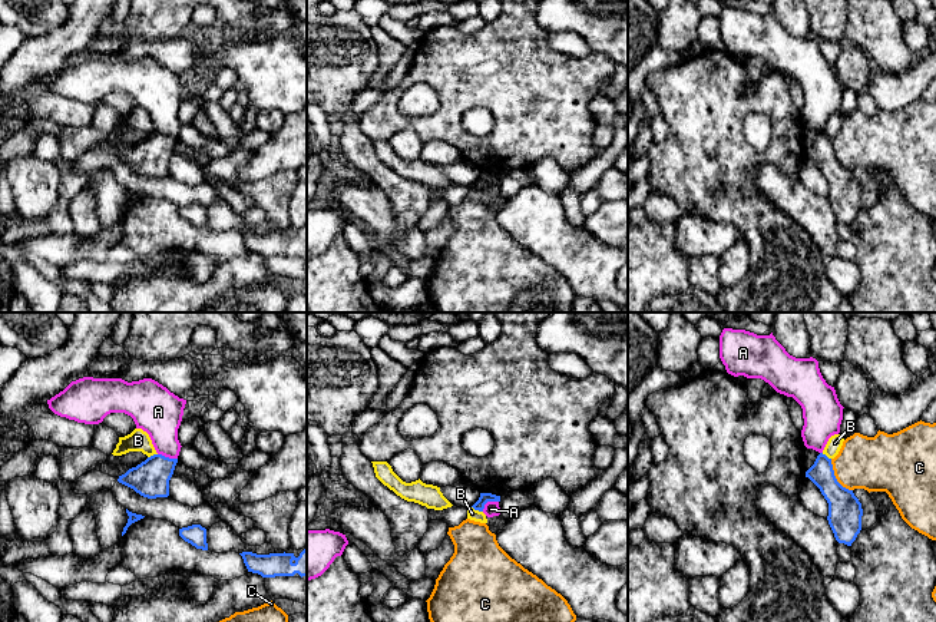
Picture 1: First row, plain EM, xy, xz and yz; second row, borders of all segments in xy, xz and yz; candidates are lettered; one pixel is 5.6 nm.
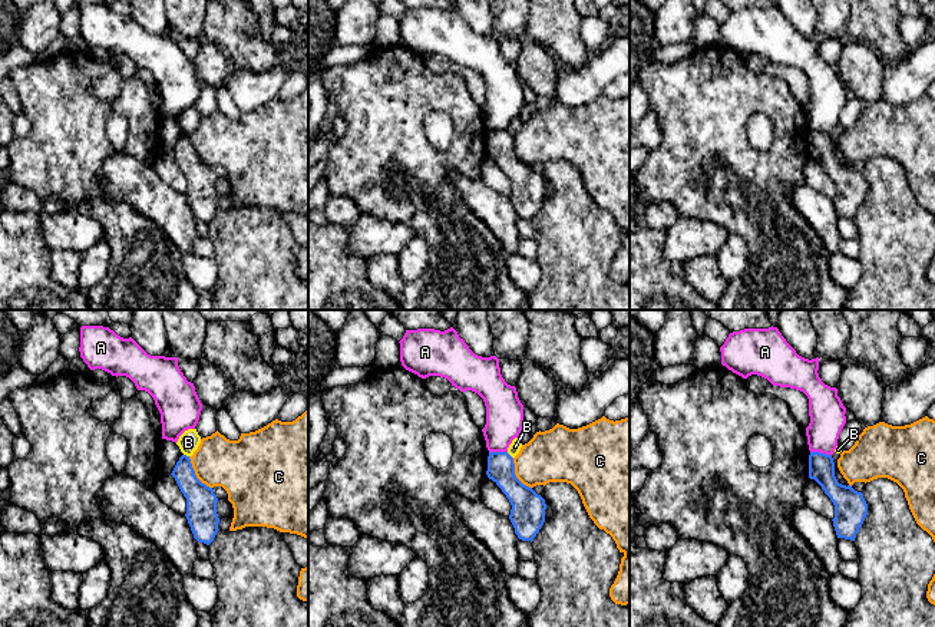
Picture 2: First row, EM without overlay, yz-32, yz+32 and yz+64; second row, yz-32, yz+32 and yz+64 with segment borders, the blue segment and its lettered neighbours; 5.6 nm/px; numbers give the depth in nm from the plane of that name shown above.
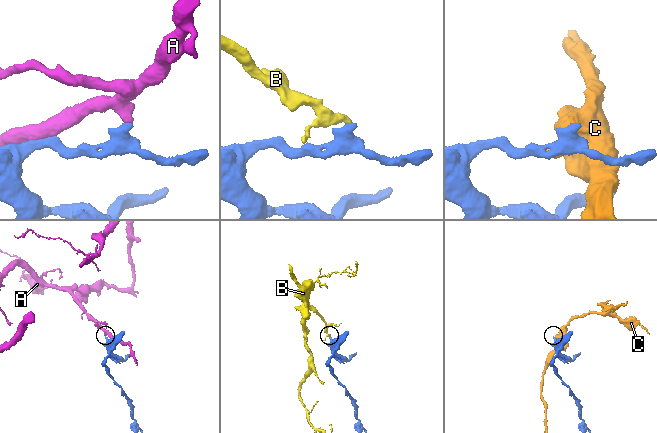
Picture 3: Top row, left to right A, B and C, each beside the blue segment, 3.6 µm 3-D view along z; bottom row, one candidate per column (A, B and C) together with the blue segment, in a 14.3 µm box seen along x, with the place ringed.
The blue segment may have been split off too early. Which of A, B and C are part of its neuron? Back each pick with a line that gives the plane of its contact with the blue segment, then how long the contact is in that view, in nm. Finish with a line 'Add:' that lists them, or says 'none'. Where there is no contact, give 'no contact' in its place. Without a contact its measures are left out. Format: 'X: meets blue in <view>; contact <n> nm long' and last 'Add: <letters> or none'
Add: none

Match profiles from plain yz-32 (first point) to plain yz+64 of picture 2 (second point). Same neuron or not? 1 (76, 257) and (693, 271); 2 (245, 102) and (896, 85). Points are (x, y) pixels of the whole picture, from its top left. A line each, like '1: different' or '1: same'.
1: same
2: same

